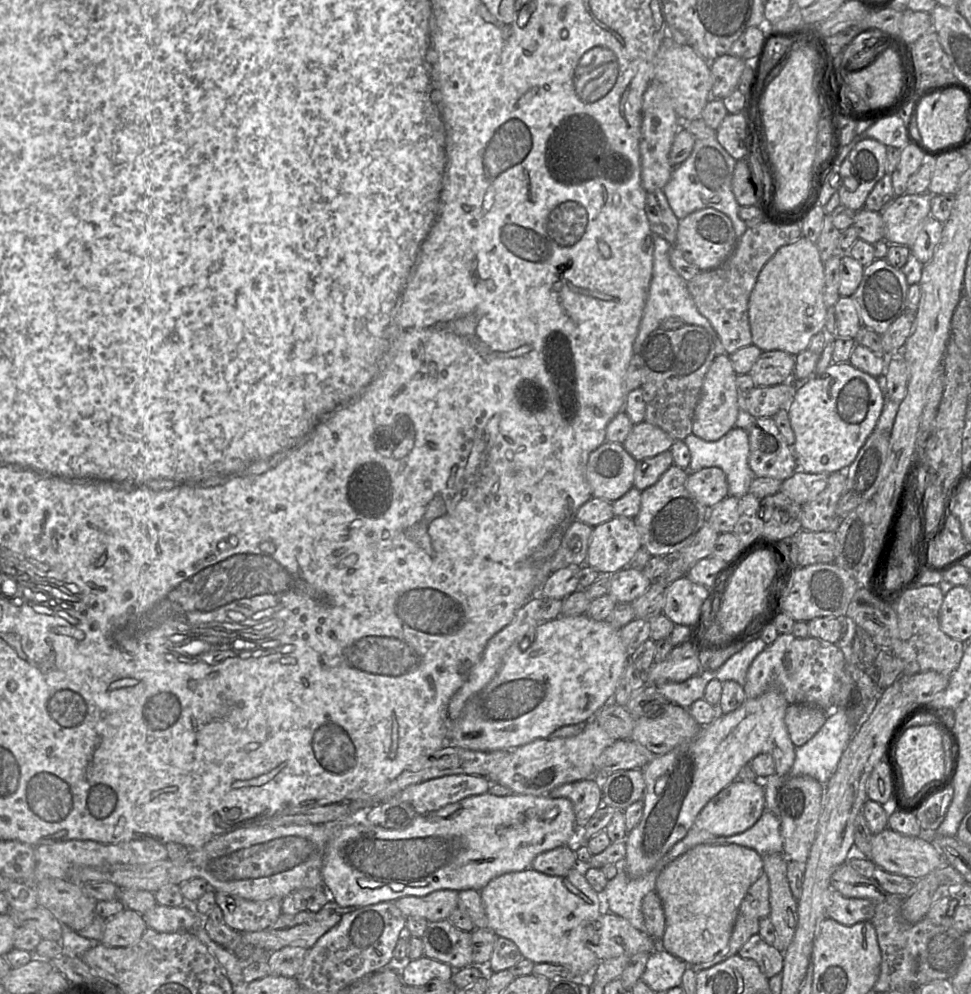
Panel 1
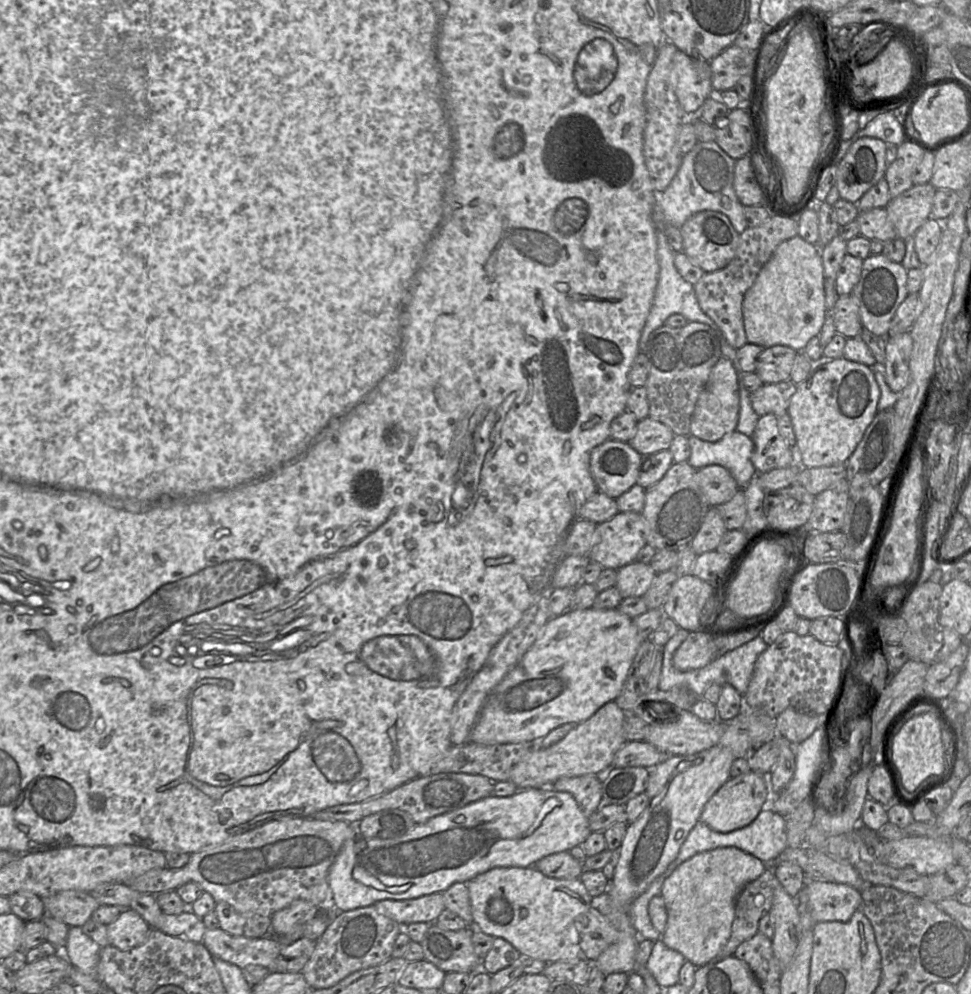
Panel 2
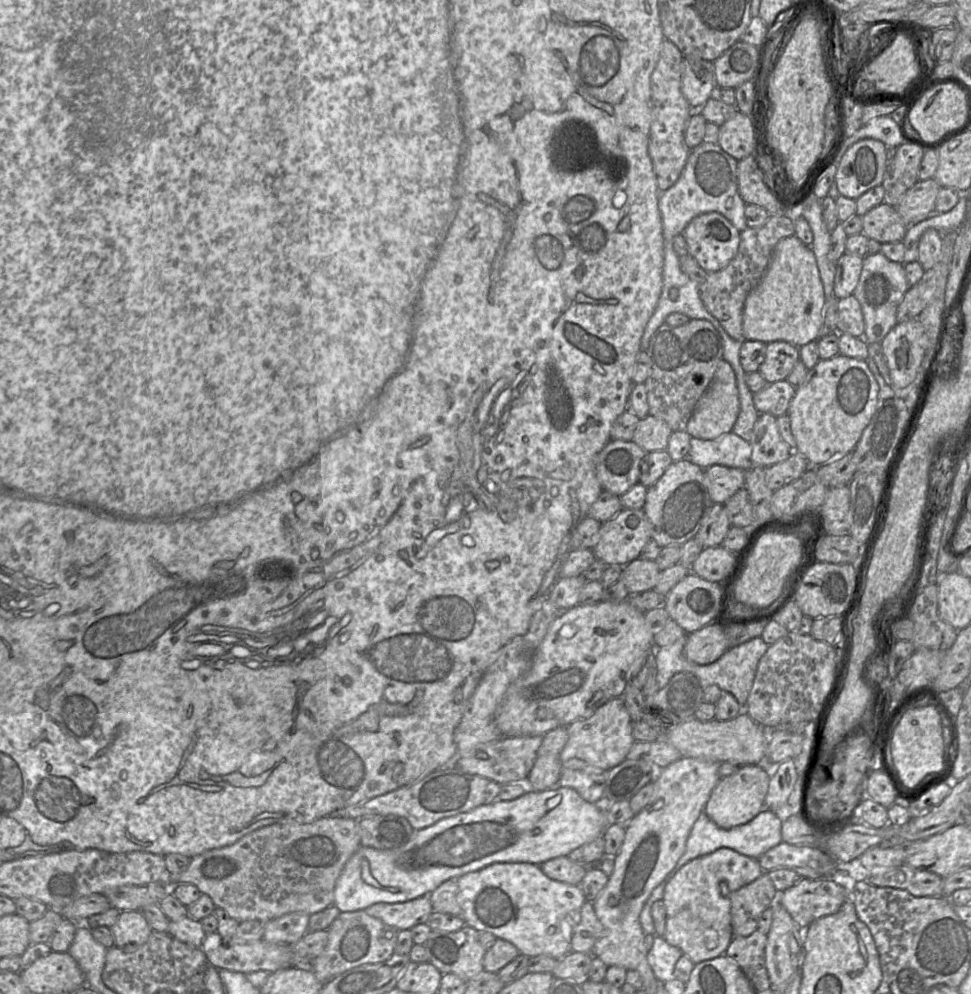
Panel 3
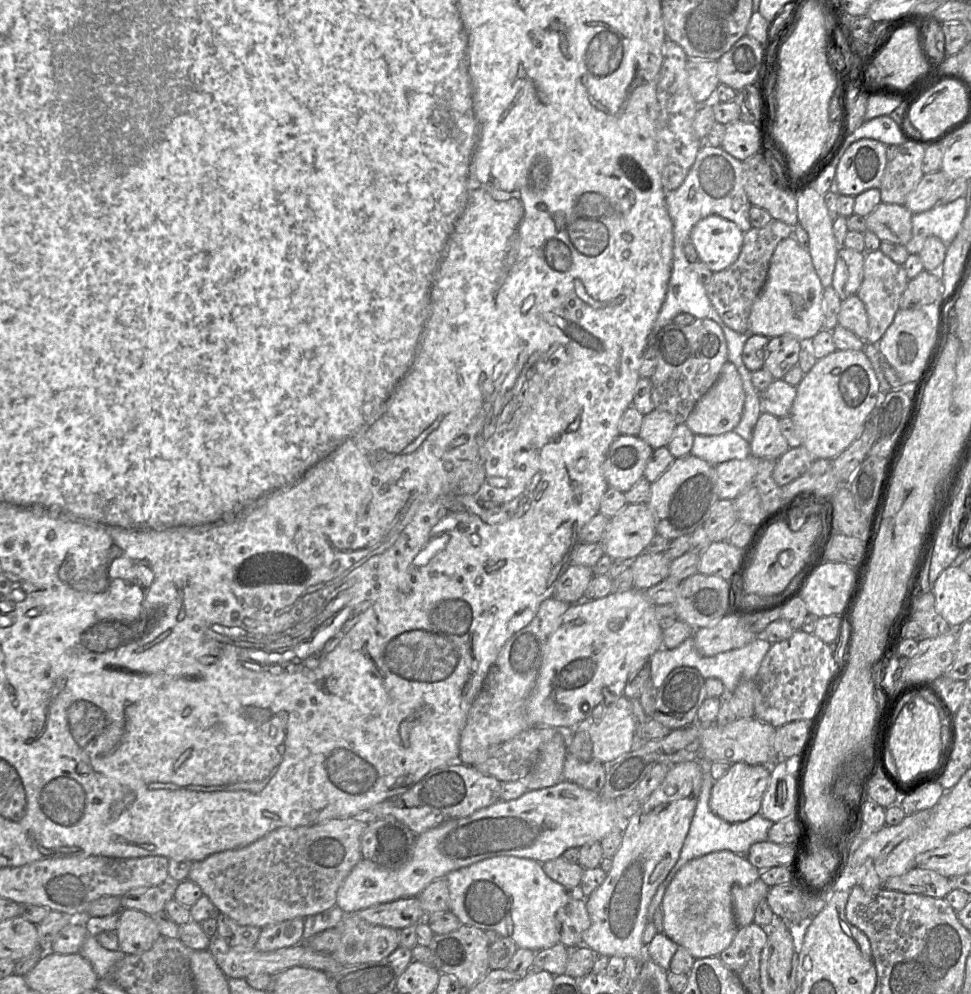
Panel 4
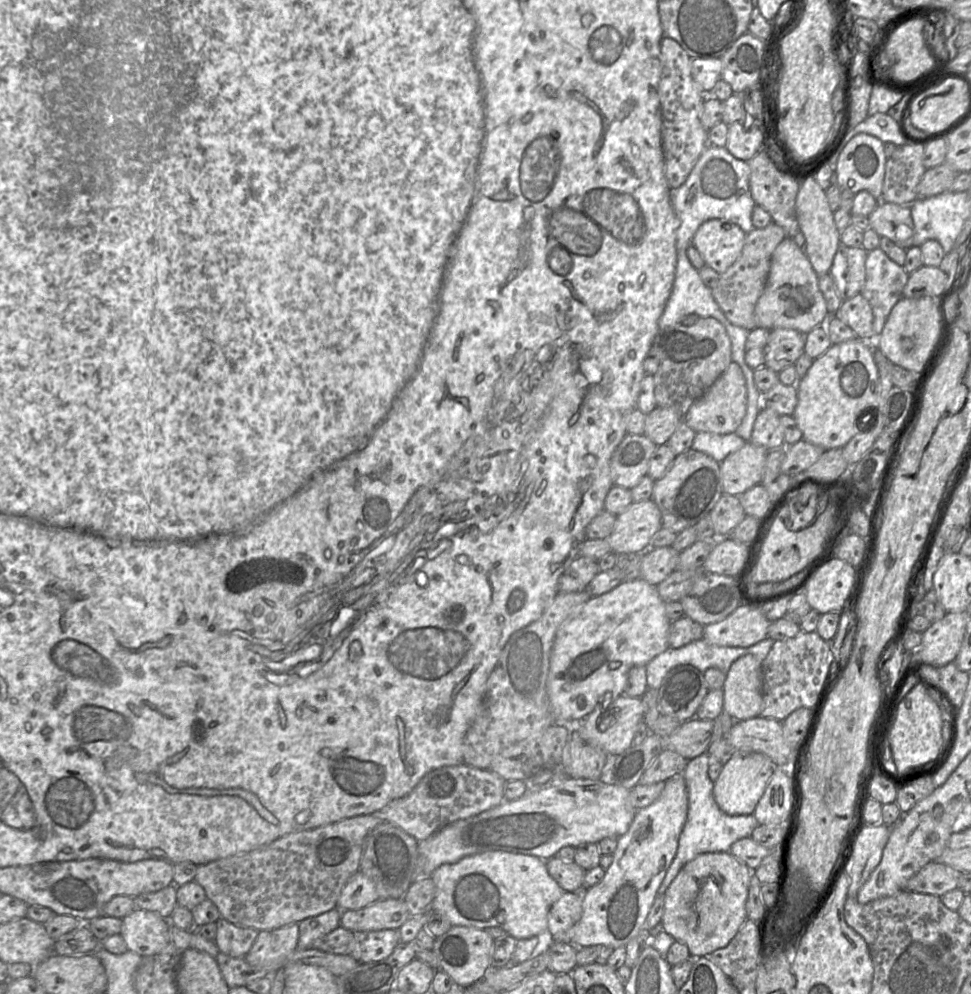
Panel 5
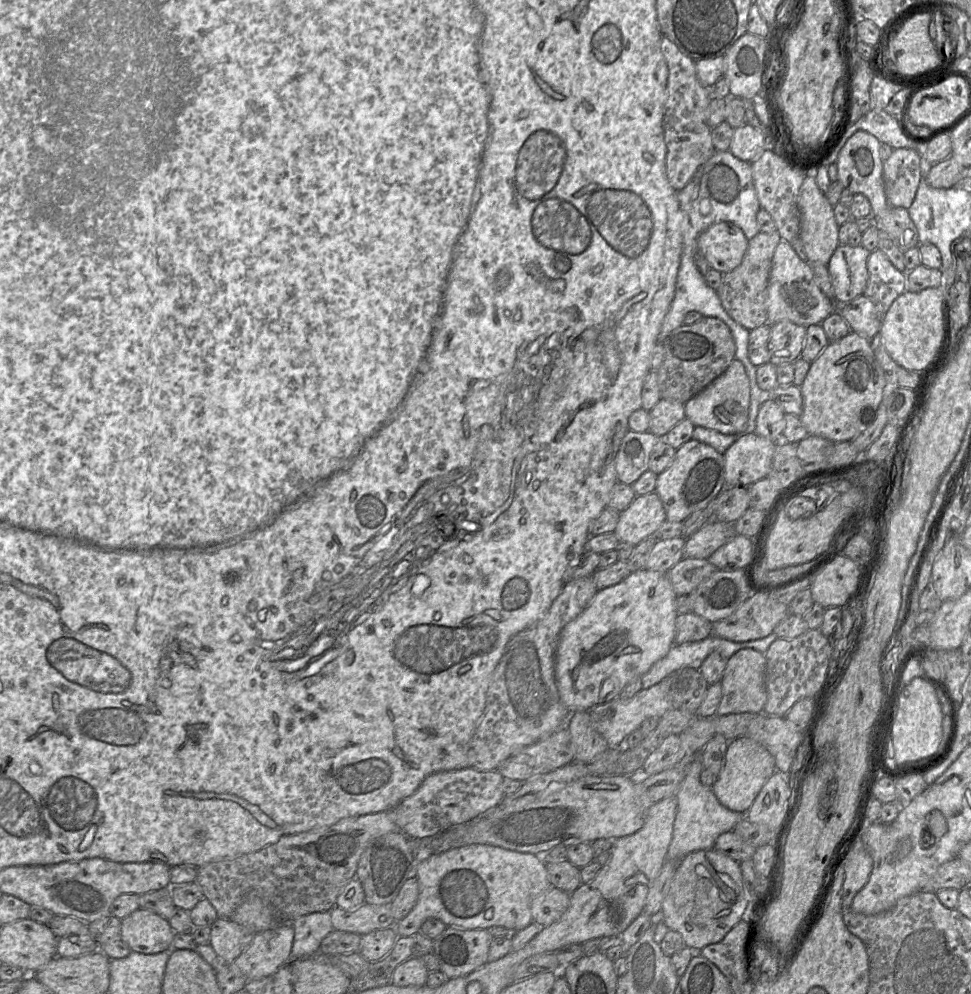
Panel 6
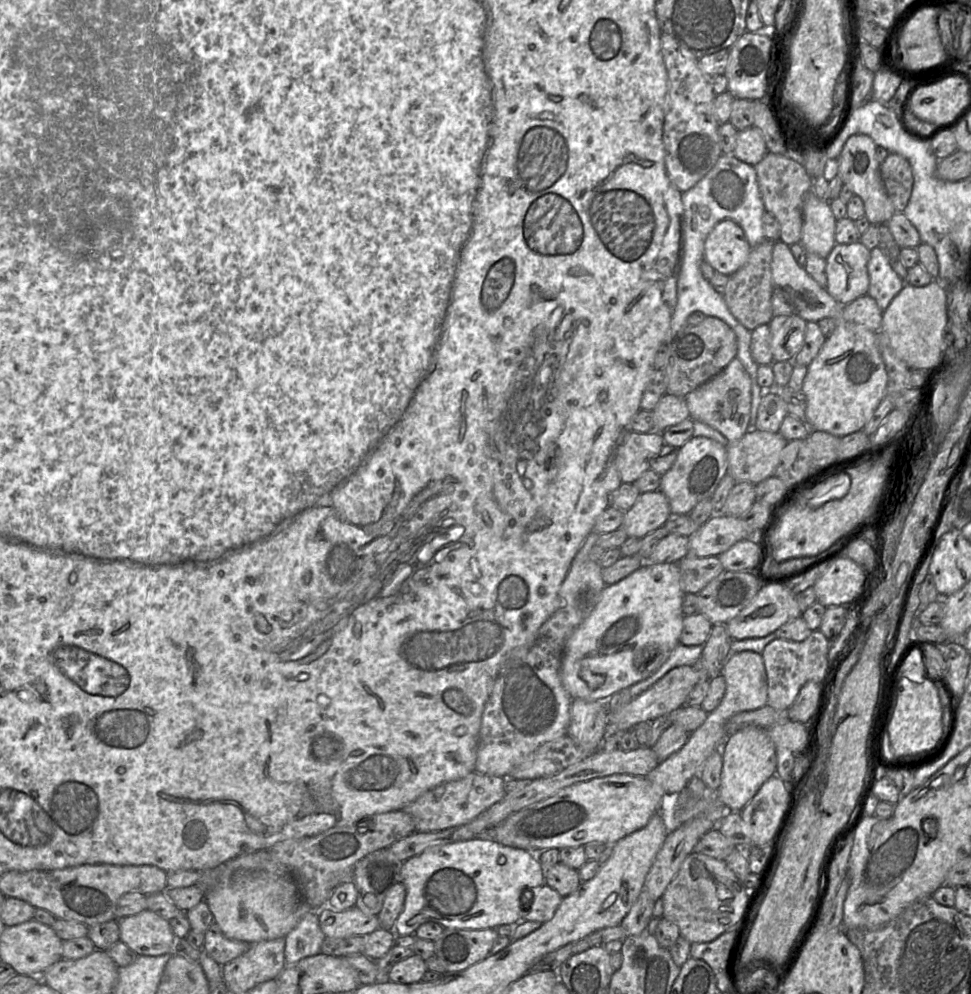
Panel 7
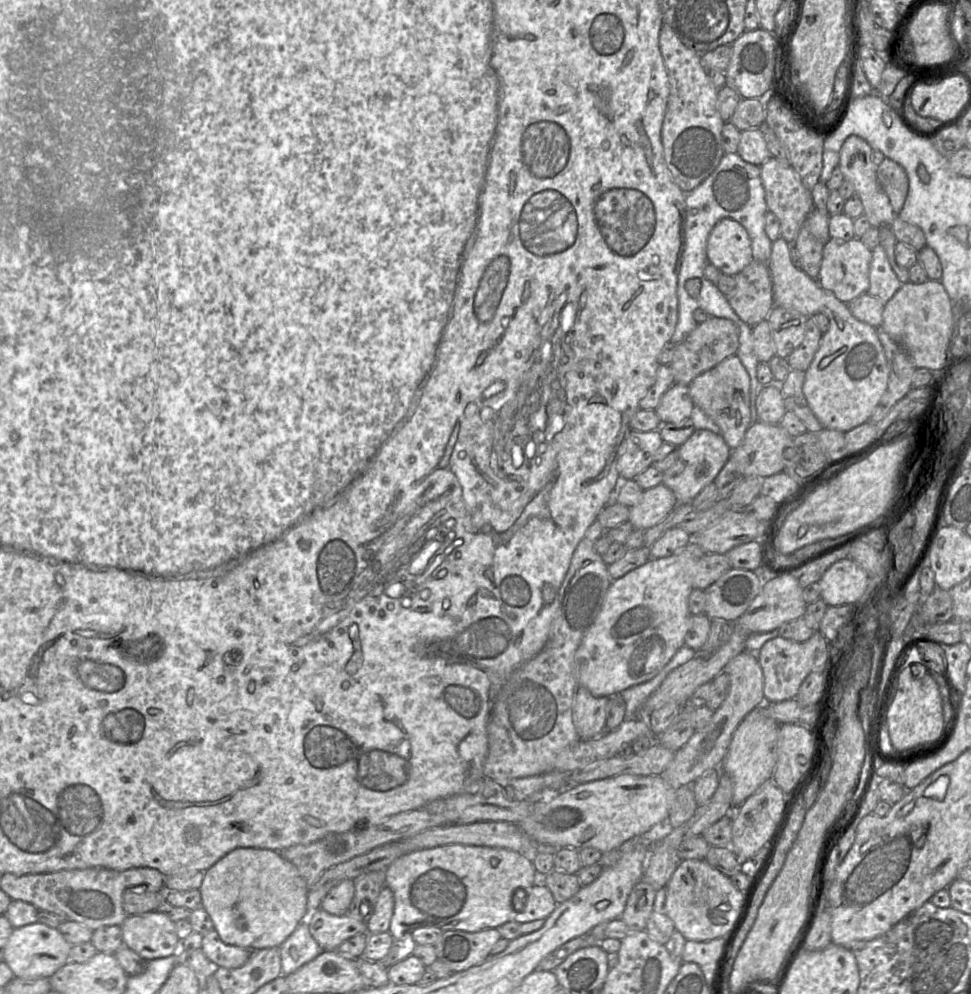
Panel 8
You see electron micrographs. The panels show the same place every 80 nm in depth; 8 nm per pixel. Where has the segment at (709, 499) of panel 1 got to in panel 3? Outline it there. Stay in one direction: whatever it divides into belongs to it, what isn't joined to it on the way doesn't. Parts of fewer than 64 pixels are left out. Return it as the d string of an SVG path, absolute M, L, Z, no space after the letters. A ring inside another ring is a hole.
M713 465L704 470L706 487L714 504L724 504L745 486L746 471L743 469Z

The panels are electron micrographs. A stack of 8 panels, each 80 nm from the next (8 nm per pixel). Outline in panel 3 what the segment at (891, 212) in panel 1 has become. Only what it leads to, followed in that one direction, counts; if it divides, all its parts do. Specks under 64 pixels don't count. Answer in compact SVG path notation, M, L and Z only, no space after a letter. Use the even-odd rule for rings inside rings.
M930 178L917 181L904 193L895 208L907 227L935 213L935 201L940 189L939 183Z

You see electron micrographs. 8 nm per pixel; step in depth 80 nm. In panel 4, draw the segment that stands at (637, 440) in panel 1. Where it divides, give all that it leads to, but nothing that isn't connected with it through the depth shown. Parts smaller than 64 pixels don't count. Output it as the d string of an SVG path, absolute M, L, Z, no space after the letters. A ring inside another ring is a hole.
M654 409L649 414L644 415L638 436L653 449L667 447L676 426L677 423L670 413Z

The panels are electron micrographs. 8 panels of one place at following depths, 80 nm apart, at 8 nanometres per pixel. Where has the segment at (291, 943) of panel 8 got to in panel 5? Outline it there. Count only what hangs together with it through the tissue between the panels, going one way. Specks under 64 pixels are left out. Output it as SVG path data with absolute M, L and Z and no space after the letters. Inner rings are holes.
M338 907L320 915L306 918L298 923L299 938L297 949L313 948L314 943L340 926L342 910Z

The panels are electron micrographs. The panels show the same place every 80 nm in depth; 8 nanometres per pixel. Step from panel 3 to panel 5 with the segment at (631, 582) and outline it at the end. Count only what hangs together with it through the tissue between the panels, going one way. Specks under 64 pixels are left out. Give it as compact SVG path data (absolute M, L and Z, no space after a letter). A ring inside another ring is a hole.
M672 546L647 549L641 555L640 577L652 585L659 584L676 569L679 554Z

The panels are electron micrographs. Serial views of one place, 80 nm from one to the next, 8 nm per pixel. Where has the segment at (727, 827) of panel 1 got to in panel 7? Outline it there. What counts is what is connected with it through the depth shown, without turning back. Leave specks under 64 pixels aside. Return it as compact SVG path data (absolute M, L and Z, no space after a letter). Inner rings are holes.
M746 727L728 736L722 744L723 767L716 798L733 812L740 812L760 787L776 774L776 748L765 729Z

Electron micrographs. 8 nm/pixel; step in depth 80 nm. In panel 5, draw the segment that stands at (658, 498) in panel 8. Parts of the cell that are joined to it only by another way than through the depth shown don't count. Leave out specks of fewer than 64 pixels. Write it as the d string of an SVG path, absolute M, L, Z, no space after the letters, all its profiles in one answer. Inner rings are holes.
M652 499L633 501L616 516L613 532L607 540L615 554L643 554L661 527L661 513Z

